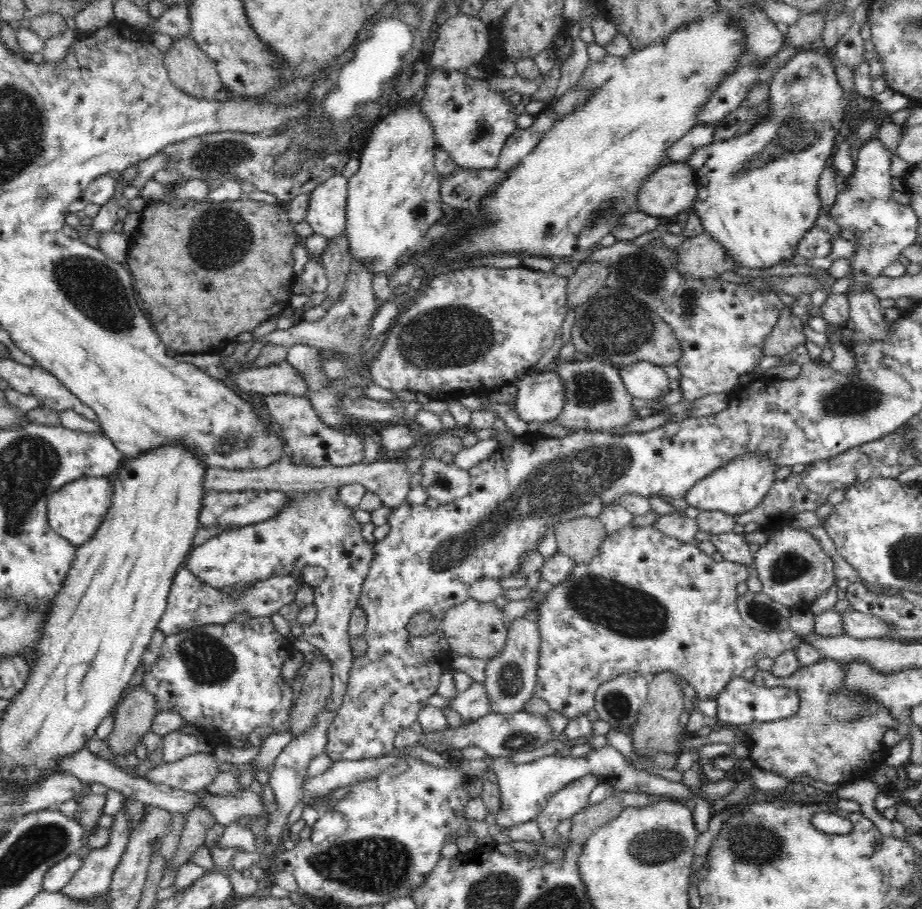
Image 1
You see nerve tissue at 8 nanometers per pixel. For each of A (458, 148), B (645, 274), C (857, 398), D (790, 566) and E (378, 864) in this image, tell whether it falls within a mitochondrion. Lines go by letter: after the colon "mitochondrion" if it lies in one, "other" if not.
A: other
B: mitochondrion
C: mitochondrion
D: mitochondrion
E: mitochondrion

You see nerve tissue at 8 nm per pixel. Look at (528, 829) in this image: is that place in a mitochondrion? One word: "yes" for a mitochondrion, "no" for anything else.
no

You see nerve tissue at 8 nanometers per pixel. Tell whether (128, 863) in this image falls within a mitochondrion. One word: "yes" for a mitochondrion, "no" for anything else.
no

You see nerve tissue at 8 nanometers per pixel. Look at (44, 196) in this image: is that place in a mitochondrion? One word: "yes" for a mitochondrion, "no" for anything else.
yes

